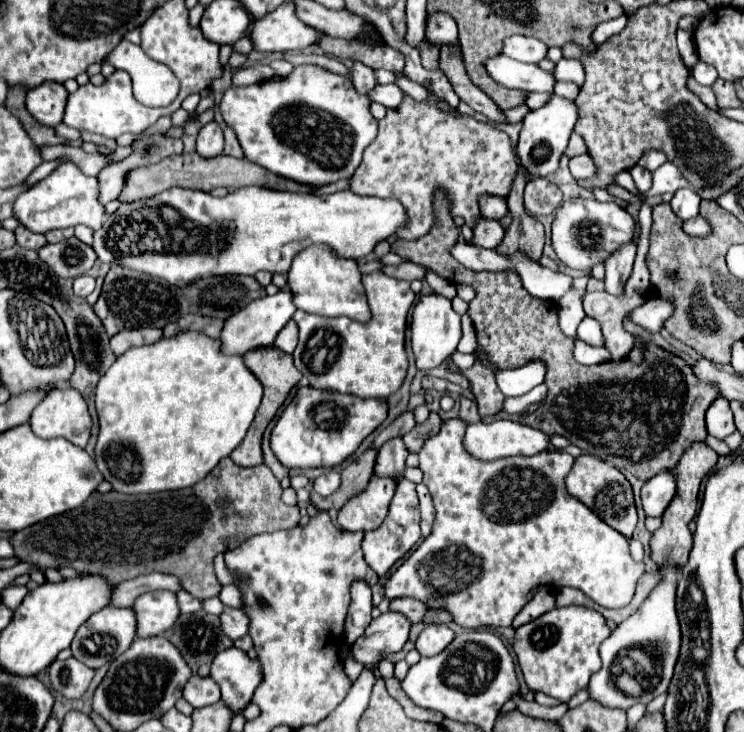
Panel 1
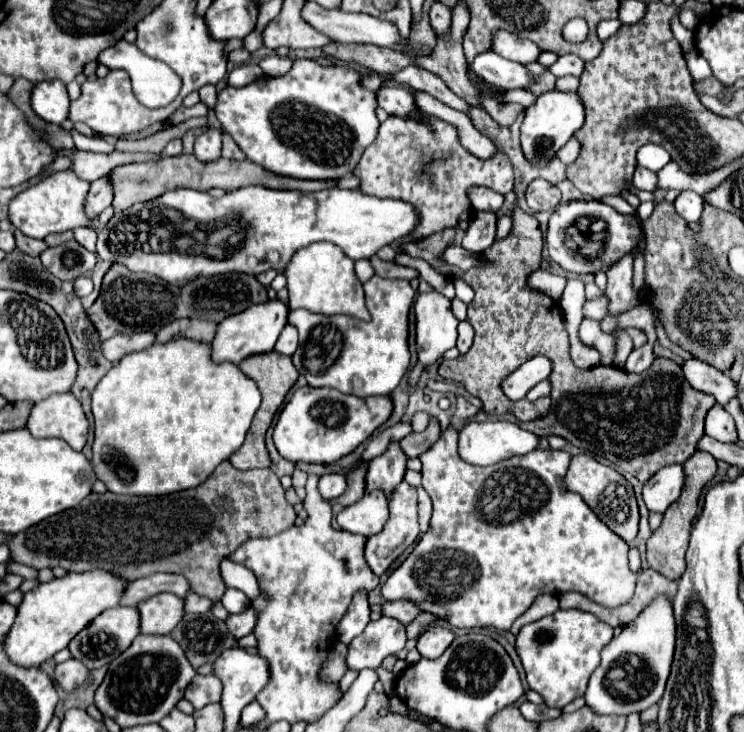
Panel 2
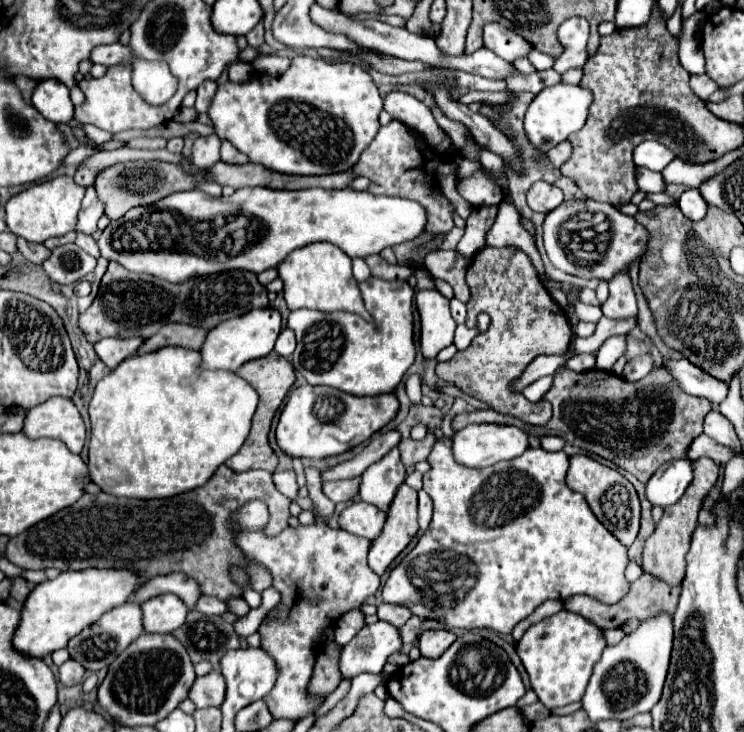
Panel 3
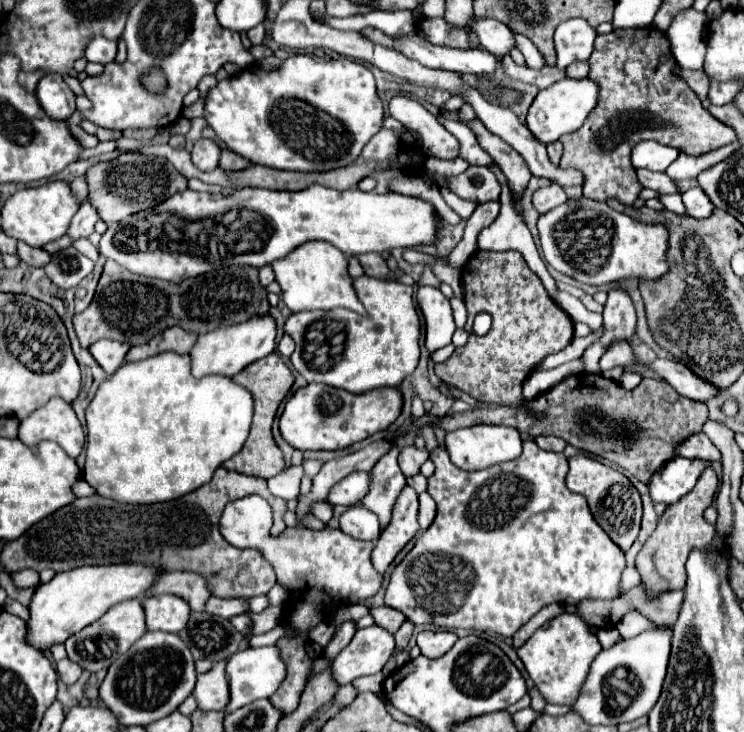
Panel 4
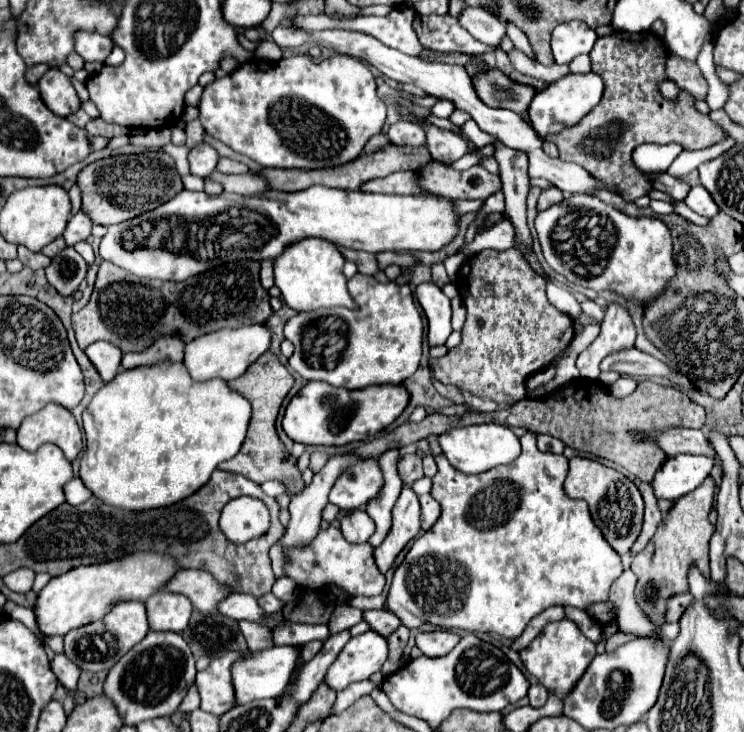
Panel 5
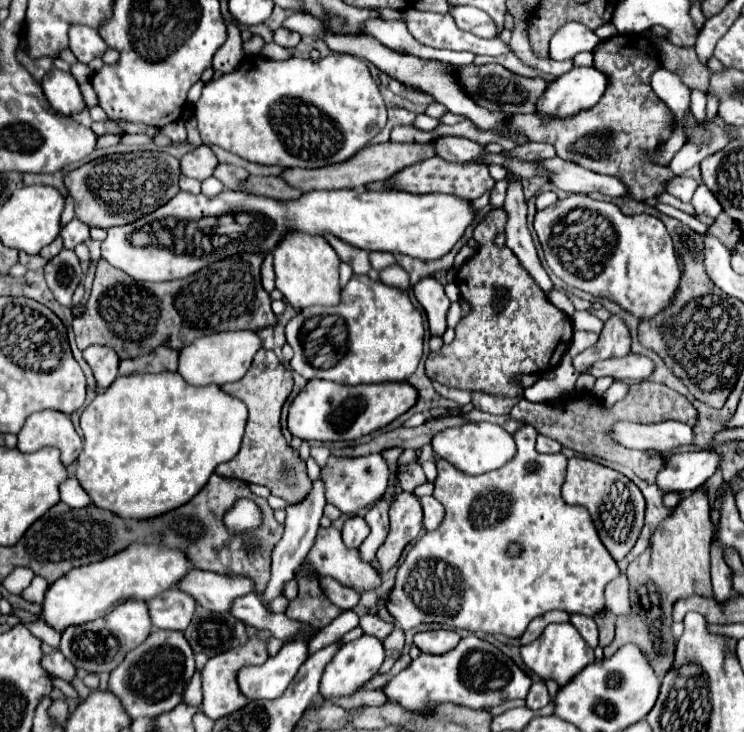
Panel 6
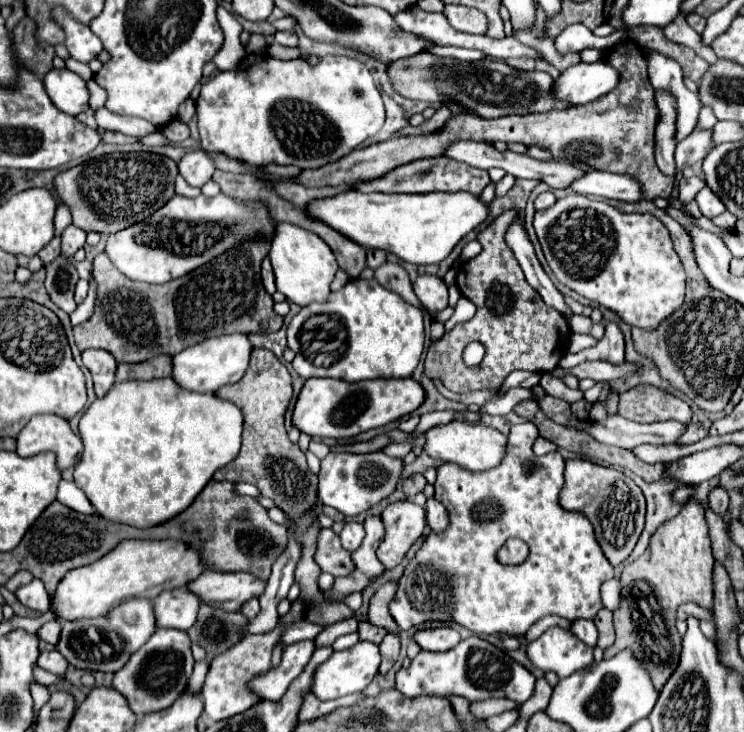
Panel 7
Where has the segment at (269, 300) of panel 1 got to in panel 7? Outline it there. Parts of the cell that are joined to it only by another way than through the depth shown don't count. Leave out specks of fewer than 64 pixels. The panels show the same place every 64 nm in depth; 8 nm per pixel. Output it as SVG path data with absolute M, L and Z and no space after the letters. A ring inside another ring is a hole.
M224 334L224 336L202 340L202 344L188 346L184 352L174 356L172 378L186 390L216 392L220 386L234 384L244 376L252 350L254 346L246 334Z

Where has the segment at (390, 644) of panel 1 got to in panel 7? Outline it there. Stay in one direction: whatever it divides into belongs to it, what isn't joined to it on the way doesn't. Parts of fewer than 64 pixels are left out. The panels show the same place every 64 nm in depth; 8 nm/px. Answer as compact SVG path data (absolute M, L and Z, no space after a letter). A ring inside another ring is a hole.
M362 640L348 650L334 652L322 666L318 666L318 670L314 674L312 694L318 696L320 700L334 700L334 698L340 698L340 696L362 692L372 682L372 678L378 674L378 666L380 666L378 644Z

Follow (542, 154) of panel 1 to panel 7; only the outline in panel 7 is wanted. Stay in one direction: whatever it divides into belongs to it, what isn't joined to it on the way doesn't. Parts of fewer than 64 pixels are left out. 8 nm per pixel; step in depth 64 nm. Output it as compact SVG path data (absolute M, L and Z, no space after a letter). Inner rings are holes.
M606 60L592 64L580 62L560 74L560 78L554 82L552 96L568 102L568 106L584 106L608 94L616 84L618 72L606 64Z

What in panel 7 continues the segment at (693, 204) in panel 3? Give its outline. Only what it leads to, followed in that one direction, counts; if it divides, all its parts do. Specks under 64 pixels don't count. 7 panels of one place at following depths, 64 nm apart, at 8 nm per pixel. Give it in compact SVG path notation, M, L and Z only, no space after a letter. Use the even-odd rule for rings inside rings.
M708 186L696 194L696 204L706 218L714 218L726 210L724 204L720 202L720 198Z

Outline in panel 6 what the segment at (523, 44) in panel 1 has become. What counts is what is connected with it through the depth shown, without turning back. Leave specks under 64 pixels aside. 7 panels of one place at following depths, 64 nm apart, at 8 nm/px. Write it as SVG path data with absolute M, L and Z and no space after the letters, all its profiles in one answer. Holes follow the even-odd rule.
M452 6L450 8L450 14L454 16L456 26L460 30L472 32L474 36L488 38L488 40L498 36L496 24L492 24L492 18L484 10L480 10L480 8L472 8L472 6Z

